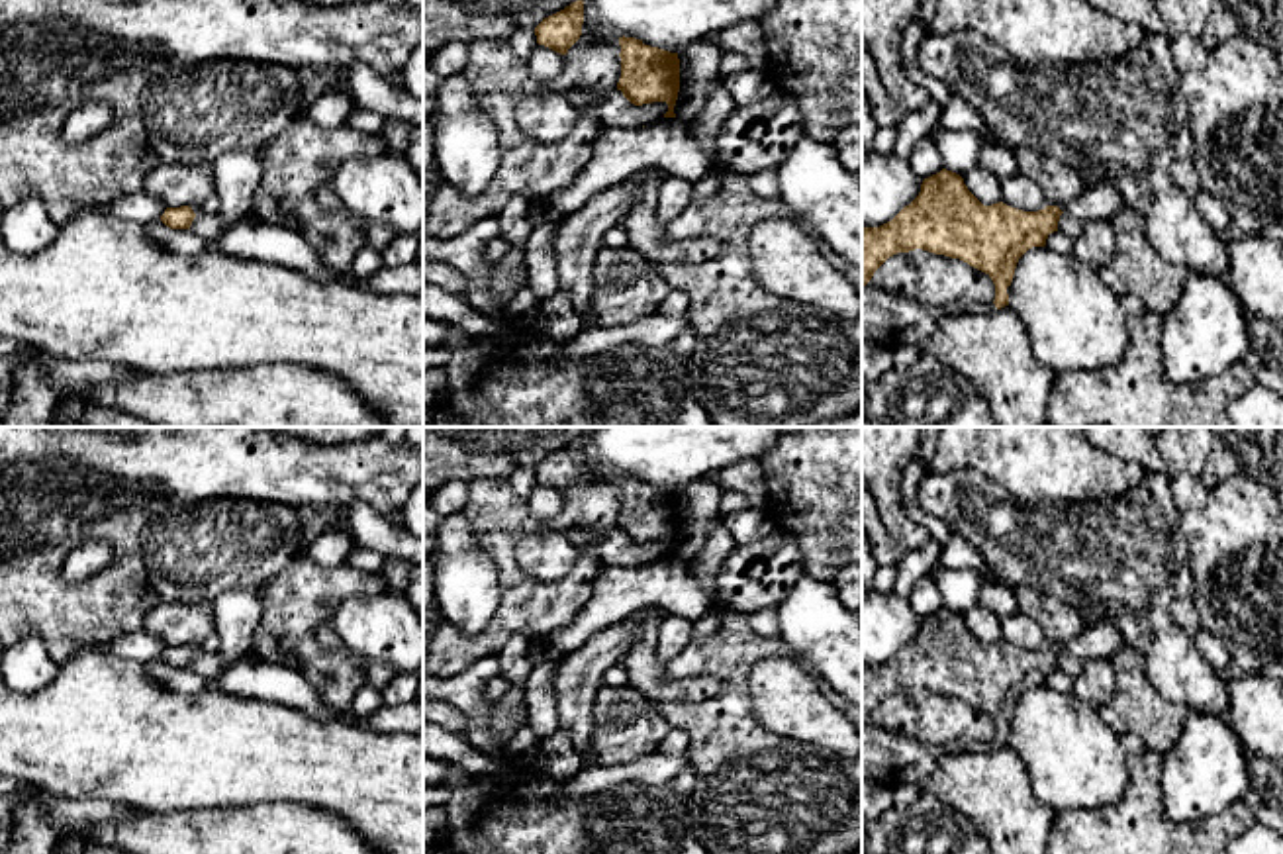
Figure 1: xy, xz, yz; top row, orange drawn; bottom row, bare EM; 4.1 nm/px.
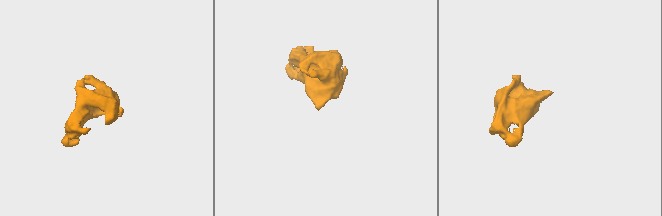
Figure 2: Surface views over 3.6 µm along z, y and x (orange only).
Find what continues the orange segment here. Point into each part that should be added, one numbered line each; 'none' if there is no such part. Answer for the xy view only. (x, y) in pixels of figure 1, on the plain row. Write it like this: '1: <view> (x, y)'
1: xy (210, 643)

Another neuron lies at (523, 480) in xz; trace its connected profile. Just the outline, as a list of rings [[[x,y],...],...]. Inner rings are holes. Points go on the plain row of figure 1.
[[[519,468],[509,478],[511,488],[527,499],[533,492],[533,488],[539,484],[535,468]]]

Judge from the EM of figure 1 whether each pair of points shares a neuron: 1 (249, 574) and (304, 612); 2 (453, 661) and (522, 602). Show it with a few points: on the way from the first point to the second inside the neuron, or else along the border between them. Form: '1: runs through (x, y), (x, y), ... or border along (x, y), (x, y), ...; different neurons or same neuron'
1: border along (294, 563), (261, 586); different neurons
2: runs through (471, 647), (482, 645), (508, 619); same neuron

